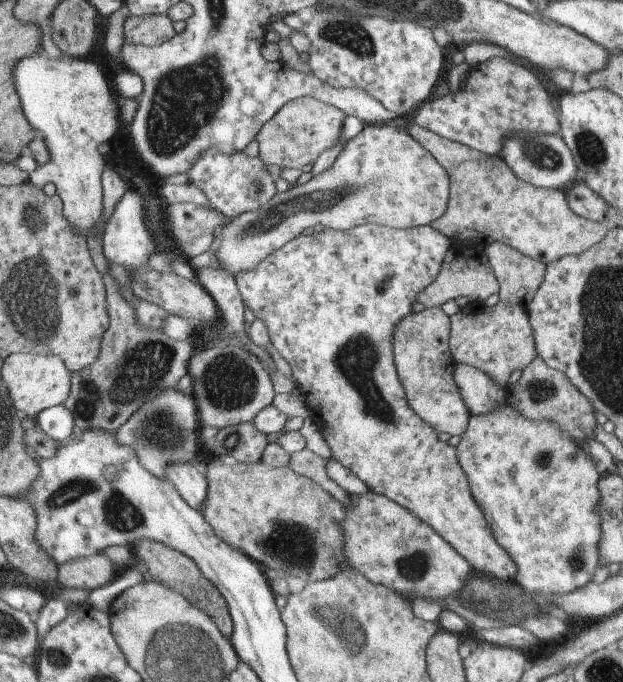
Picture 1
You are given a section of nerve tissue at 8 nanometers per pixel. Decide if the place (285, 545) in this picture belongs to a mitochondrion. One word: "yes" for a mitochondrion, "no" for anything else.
yes

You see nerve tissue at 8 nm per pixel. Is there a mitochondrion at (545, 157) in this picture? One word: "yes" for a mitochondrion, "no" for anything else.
yes

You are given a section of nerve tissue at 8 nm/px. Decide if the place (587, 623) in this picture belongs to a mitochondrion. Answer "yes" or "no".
no

